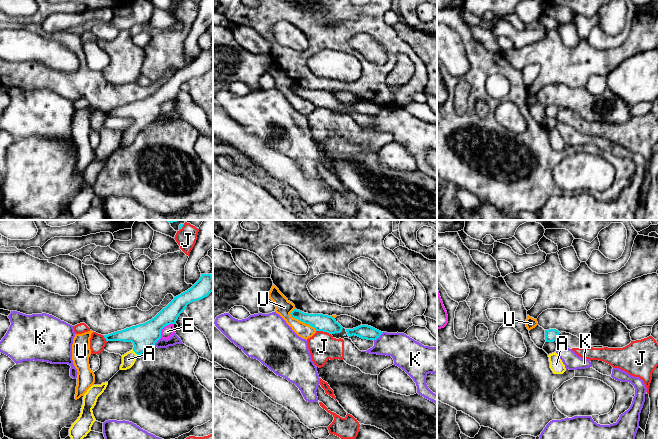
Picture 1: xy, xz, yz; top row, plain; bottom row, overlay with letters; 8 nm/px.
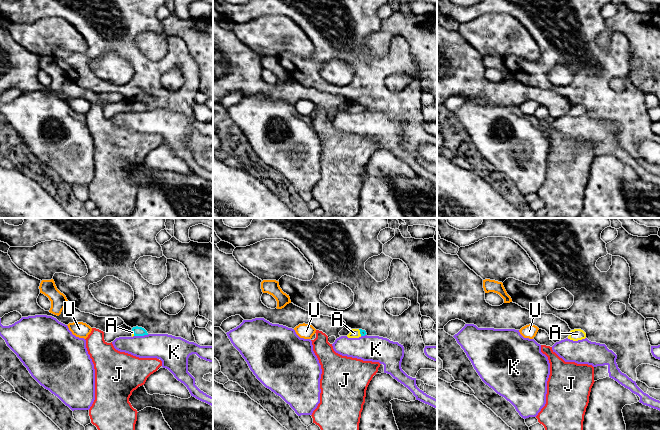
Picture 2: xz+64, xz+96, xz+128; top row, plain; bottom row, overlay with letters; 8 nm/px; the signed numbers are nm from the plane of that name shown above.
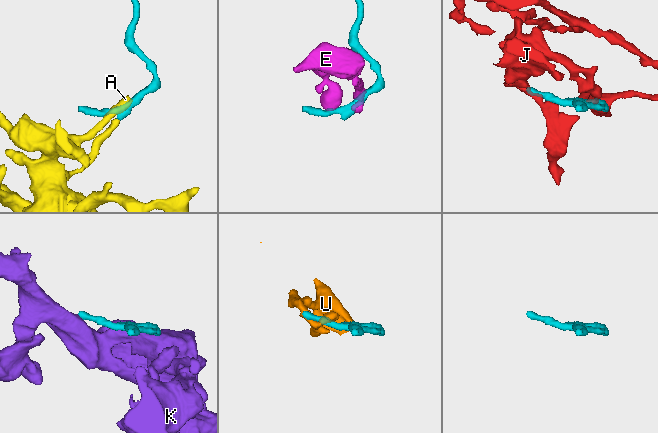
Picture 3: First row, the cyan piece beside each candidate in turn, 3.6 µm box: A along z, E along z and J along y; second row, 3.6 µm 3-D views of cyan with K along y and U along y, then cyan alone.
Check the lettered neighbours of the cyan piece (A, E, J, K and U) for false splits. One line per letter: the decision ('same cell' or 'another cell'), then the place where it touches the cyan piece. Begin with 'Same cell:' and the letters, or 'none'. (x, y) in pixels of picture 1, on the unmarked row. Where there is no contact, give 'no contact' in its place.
Same cell: A
A: same cell; contact xy (135, 128)
E: another cell; contact xy (163, 103)
J: another cell; contact xz (324, 107)
K: another cell; contact xz (378, 113)
U: another cell; contact xz (303, 98)

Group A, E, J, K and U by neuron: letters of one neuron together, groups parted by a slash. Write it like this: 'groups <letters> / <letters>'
groups A / E / J / K / U

